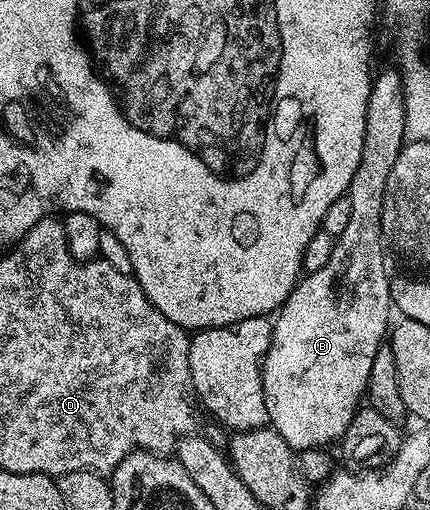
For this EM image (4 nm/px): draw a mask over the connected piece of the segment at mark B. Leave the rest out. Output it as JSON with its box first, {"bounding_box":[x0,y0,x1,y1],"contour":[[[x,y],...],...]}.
{"bounding_box":[262,68,407,452],"contour":[[[390,68],[379,78],[377,75],[370,88],[370,99],[366,105],[364,148],[360,152],[360,164],[352,176],[348,191],[348,197],[352,200],[350,222],[336,239],[328,264],[324,264],[320,272],[306,274],[294,287],[282,309],[277,311],[273,319],[272,344],[262,360],[266,417],[272,429],[284,436],[286,443],[295,452],[326,448],[329,447],[329,442],[337,443],[342,439],[366,393],[368,372],[372,372],[372,356],[376,356],[387,337],[388,327],[392,322],[392,278],[391,275],[386,275],[386,258],[382,255],[382,220],[388,209],[388,180],[392,176],[392,168],[396,168],[396,156],[400,156],[407,141],[402,75],[397,69]]]}

